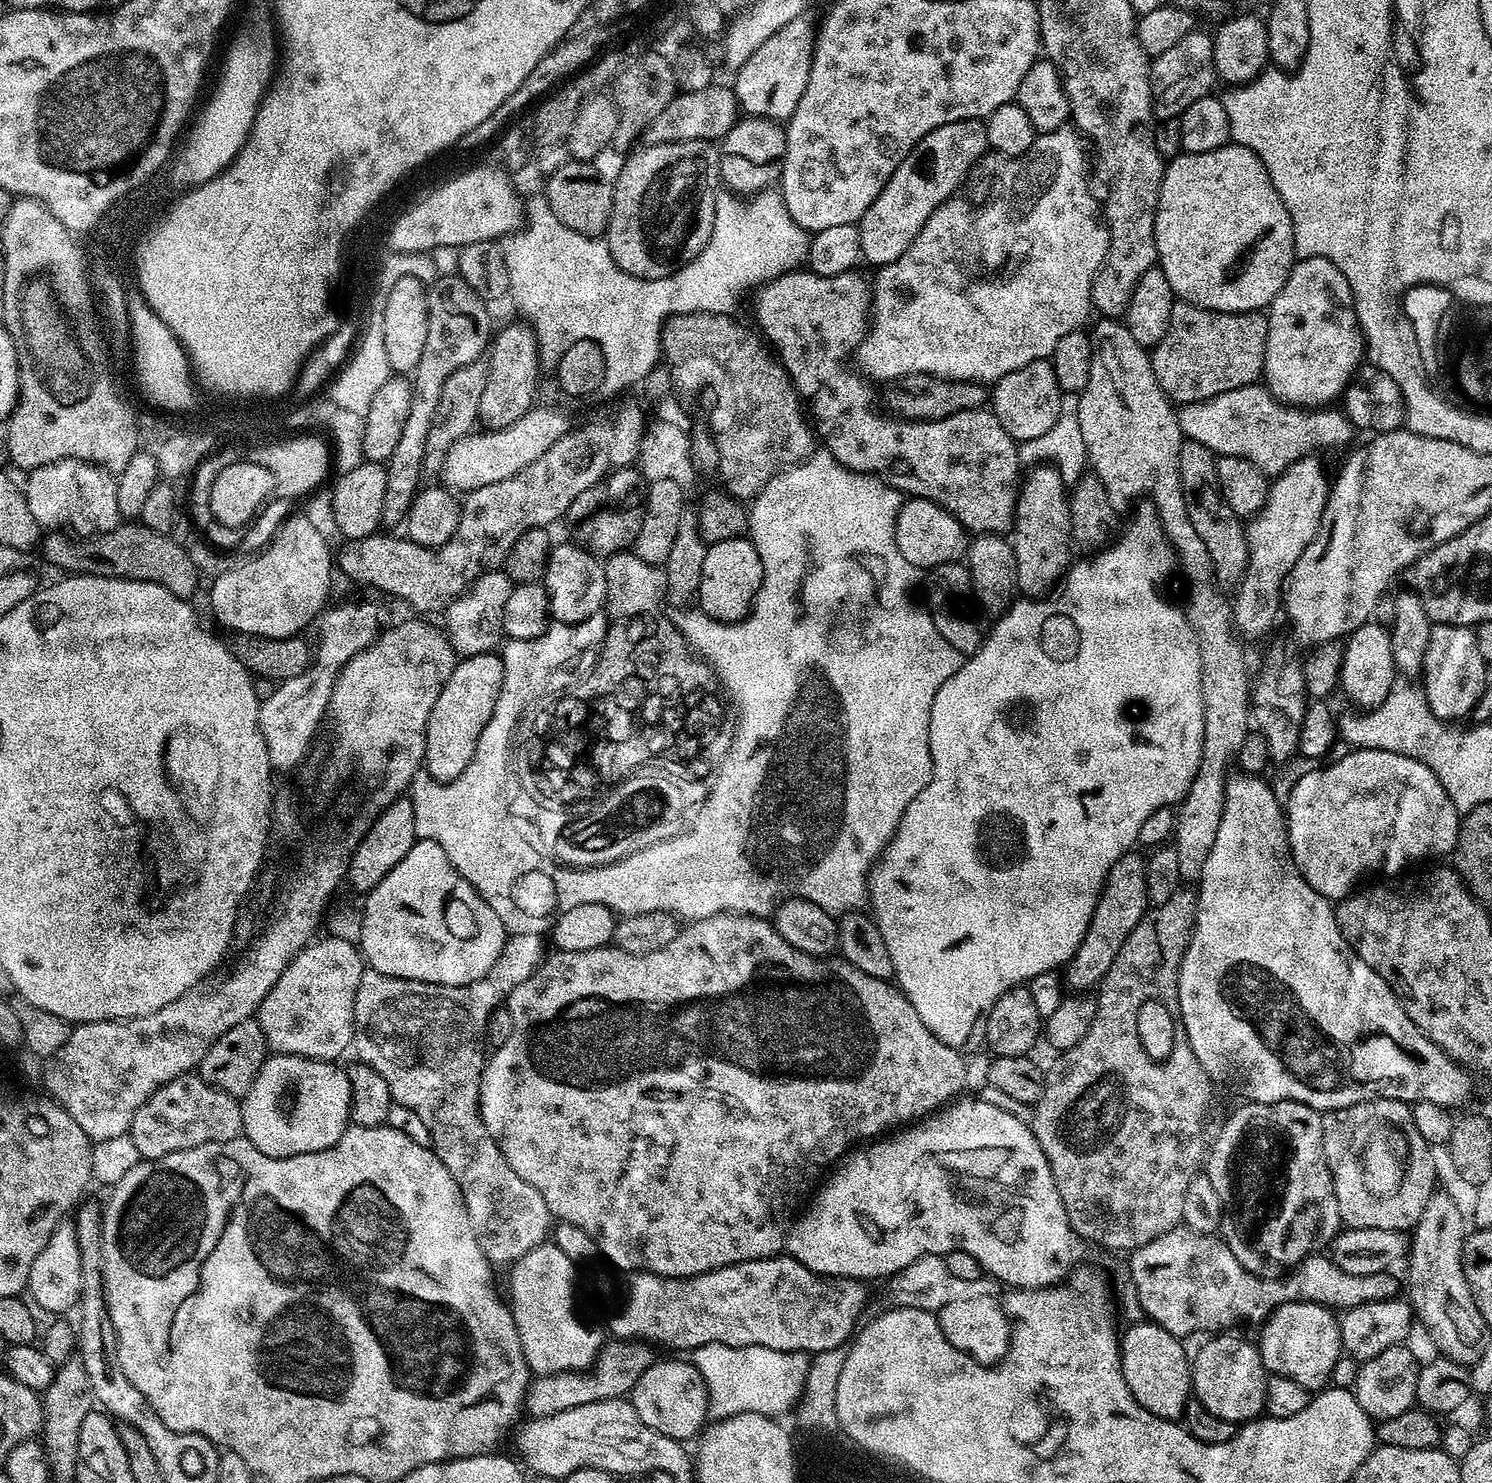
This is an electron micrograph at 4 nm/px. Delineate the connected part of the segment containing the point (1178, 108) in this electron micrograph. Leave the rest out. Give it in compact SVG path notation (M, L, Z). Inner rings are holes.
M1199 30L1188 32L1186 38L1178 42L1178 46L1170 46L1170 50L1155 57L1150 67L1152 69L1152 115L1157 121L1175 120L1183 114L1186 106L1190 106L1190 102L1209 95L1213 91L1212 83L1217 83L1212 36Z

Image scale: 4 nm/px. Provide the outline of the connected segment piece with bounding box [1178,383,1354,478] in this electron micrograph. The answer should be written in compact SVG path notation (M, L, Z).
M1255 383L1242 386L1238 390L1226 390L1222 394L1218 394L1209 400L1199 400L1193 404L1183 405L1183 407L1179 409L1178 415L1180 417L1181 433L1183 433L1187 439L1198 442L1202 446L1206 446L1216 456L1233 456L1234 458L1242 458L1246 462L1250 462L1252 465L1254 465L1260 472L1263 472L1265 476L1269 478L1275 478L1279 476L1281 472L1285 472L1285 470L1288 469L1291 464L1296 464L1299 462L1299 460L1311 457L1313 454L1316 454L1316 451L1318 451L1319 448L1336 448L1339 446L1339 444L1346 443L1347 440L1350 439L1352 435L1354 435L1352 423L1348 421L1348 418L1344 415L1343 411L1328 411L1332 410L1329 410L1324 406L1321 406L1315 410L1309 410L1307 408L1298 408L1295 406L1282 404L1279 400L1276 399L1275 396L1272 395L1271 392L1268 391L1267 387L1261 386L1259 383Z

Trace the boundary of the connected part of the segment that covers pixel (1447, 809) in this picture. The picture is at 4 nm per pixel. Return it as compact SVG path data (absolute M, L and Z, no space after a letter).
M1373 748L1348 750L1348 753L1341 760L1336 760L1333 764L1326 765L1325 768L1316 768L1313 772L1308 772L1305 776L1298 777L1296 785L1288 792L1288 800L1286 796L1288 844L1292 848L1294 862L1302 874L1302 878L1306 878L1306 882L1310 882L1310 886L1314 886L1314 890L1318 890L1318 894L1322 894L1333 902L1339 902L1345 896L1352 895L1354 889L1361 883L1359 880L1367 872L1396 872L1392 874L1400 874L1416 866L1411 866L1411 864L1416 864L1419 860L1426 859L1427 856L1444 856L1447 852L1449 855L1456 847L1456 839L1460 833L1461 819L1461 812L1456 809L1454 802L1450 802L1450 794L1446 794L1442 782L1438 782L1436 775L1423 762L1410 758L1409 756L1403 756L1397 752L1374 750Z

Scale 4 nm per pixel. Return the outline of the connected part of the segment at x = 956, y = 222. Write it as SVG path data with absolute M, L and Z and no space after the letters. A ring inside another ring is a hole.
M1065 126L1054 130L1053 132L1042 132L1036 137L1036 141L1030 146L1030 150L1026 150L1020 156L1009 159L1008 164L1000 172L1000 177L992 184L992 200L985 202L981 208L960 208L959 199L953 198L942 202L934 210L934 214L930 214L930 218L926 218L926 222L922 226L922 230L918 234L918 238L914 238L914 242L906 250L906 254L902 254L902 258L898 258L894 262L883 265L879 269L880 272L876 276L876 284L874 280L874 287L870 292L870 323L867 325L864 340L861 341L859 348L854 353L854 360L860 363L859 371L865 377L873 376L874 379L880 380L879 382L887 382L896 380L899 376L909 376L910 374L918 374L925 372L928 376L940 376L943 380L972 380L976 384L991 386L996 381L1001 380L1006 374L1010 374L1014 370L1018 370L1022 366L1026 366L1026 362L1034 362L1035 360L1049 359L1054 350L1054 346L1058 346L1058 342L1062 342L1062 338L1066 338L1066 334L1077 331L1081 327L1080 324L1087 318L1088 312L1093 311L1092 307L1092 287L1094 286L1094 278L1098 274L1098 270L1104 265L1104 259L1108 253L1108 226L1102 215L1102 204L1098 199L1092 197L1092 192L1088 189L1088 176L1084 173L1084 148L1080 145L1081 137L1078 135L1077 129L1072 126Z

